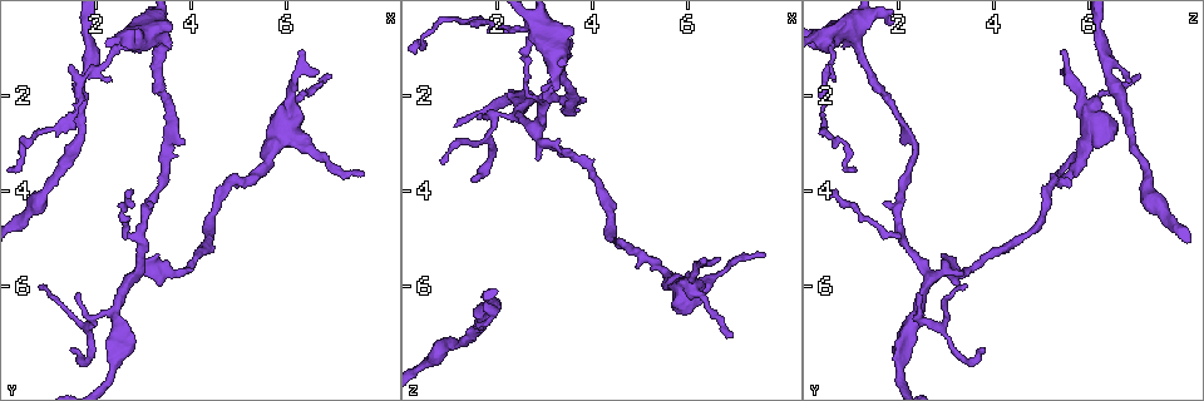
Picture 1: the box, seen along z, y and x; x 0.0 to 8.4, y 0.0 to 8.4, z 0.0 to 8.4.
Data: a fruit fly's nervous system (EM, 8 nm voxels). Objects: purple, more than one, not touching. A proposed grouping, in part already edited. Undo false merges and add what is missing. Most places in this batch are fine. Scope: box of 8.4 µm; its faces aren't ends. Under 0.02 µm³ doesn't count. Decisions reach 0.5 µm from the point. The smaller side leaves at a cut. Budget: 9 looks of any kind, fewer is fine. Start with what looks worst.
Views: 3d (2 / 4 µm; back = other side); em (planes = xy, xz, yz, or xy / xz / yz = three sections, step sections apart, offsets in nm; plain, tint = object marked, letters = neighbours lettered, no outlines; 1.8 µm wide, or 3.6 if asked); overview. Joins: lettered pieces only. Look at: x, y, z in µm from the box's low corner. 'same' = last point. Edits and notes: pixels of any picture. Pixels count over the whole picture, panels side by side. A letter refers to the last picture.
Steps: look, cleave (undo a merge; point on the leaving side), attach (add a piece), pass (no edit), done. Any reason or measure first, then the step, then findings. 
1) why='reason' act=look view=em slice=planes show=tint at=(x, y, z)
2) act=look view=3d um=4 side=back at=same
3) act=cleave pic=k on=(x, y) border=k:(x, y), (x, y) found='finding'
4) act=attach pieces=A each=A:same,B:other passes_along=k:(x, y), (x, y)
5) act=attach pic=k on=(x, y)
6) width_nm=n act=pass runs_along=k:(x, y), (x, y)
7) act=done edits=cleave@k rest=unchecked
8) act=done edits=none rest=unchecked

why='calibre changes' act=look view=em slice=xy step=4 show=tint at=(2.25, 1.30, 0.60)

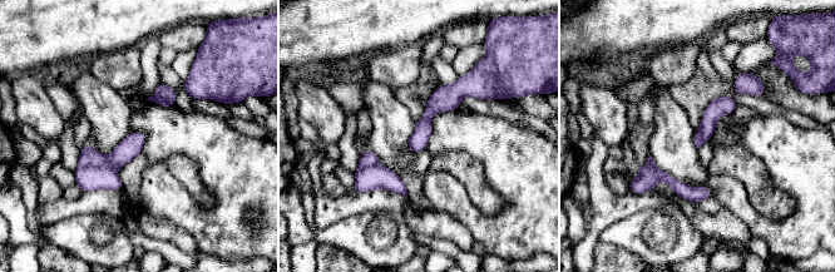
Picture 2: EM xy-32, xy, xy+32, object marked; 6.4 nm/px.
act=look view=em slice=planes show=letters at=same

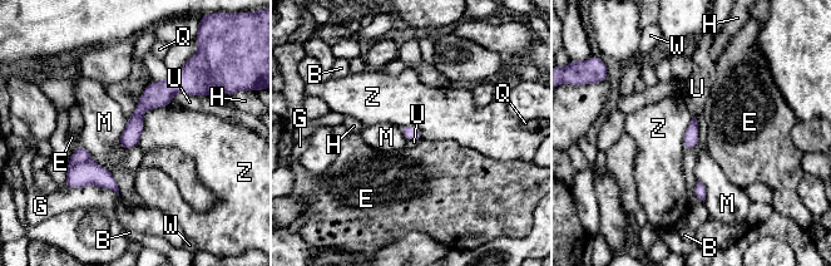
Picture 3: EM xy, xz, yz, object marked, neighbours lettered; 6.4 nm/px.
width_nm=90 act=pass each=B:other,E:other,G:other,H:other,M:other,Q:other,U:other,W:other,Z:other border=3:(693, 116), (697, 143), (684, 152) found='all the same neuron'

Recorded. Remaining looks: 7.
why='branch stops here' act=look view=3d um=2 at=(7.60, 3.70, 5.30)

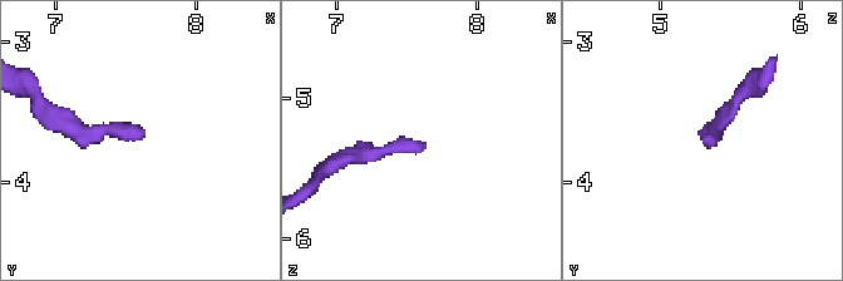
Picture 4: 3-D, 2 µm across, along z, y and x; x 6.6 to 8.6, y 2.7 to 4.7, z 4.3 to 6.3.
why='shape alone is not enough' act=look view=em slice=xz step=8 show=tint at=(7.62, 3.66, 5.30)

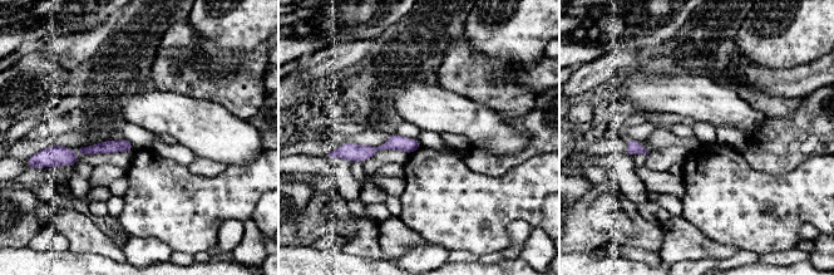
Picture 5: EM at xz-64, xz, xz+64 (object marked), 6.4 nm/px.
act=look view=em slice=xy step=16 show=letters at=same

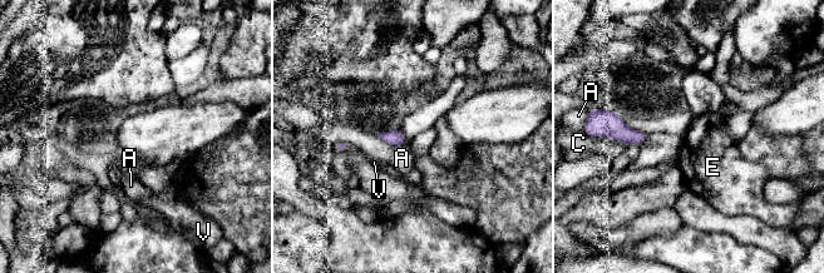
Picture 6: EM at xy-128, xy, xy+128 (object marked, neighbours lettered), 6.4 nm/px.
act=pass each=A:other,C:other,E:other,V:other border=6:(376, 135), (394, 147) found='none of them fits'

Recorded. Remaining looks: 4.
why='free end' act=look view=em slice=planes show=letters at=(2.70, 4.00, 0.55)

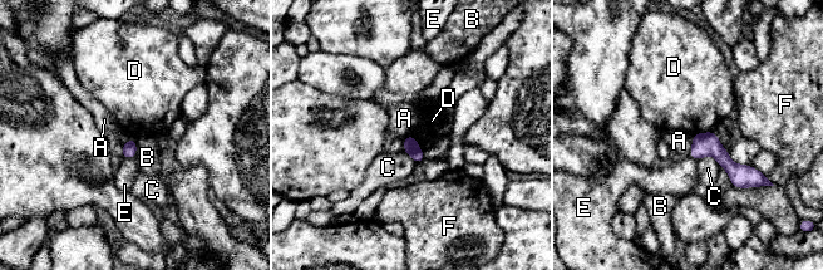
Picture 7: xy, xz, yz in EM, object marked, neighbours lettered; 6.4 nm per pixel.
longest_contact=C:170nm act=pass each=A:other,B:other,C:other,D:other,E:other,F:other found='none of them fits'

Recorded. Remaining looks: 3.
why='calibre changes' act=look view=3d um=4 at=(6.15, 1.95, 5.80)

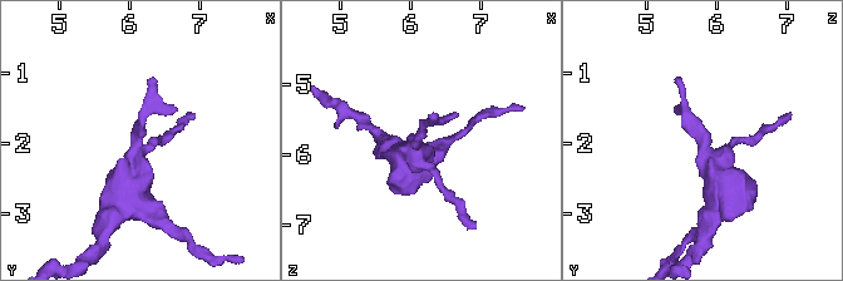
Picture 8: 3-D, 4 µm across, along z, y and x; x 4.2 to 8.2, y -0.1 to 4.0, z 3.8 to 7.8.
act=look view=em slice=xy step=16 show=letters at=(6.15, 1.95, 5.80)

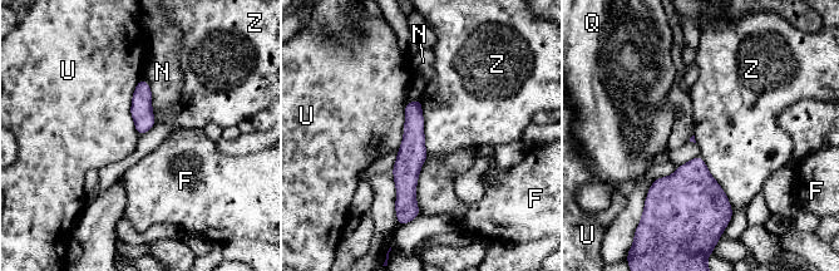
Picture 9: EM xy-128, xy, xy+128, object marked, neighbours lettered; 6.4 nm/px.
act=pass each=F:other,N:other,Q:other,U:other,Z:other found='continuous, no second neuron'

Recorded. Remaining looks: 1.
act=done edits=none rest=unchecked

